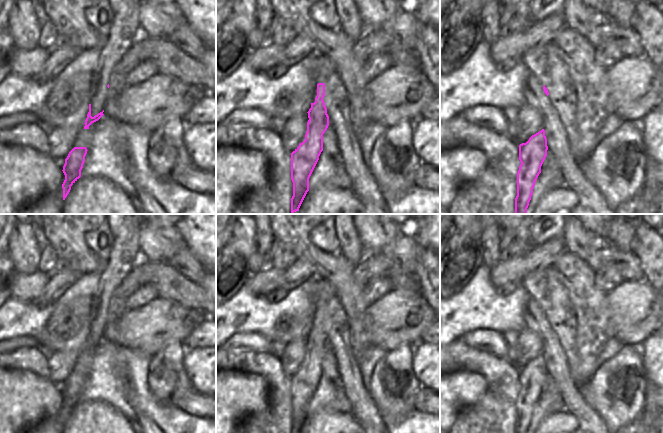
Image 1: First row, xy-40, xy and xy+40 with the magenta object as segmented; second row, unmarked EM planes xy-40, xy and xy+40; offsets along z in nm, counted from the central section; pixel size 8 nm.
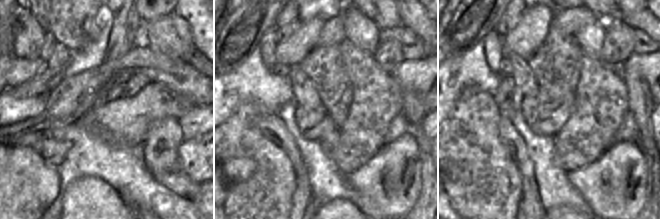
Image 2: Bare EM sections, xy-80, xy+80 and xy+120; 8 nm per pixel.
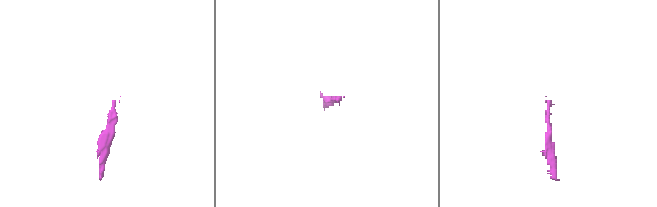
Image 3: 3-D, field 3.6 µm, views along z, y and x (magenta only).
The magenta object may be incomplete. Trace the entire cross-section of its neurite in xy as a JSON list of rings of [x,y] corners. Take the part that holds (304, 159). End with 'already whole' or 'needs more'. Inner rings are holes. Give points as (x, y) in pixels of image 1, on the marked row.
[[[317,84],[317,96],[311,103],[308,113],[307,132],[305,140],[291,153],[291,180],[293,196],[291,198],[291,213],[299,208],[309,191],[309,178],[323,151],[323,134],[329,126],[329,116],[323,100],[325,84]]] | already whole

